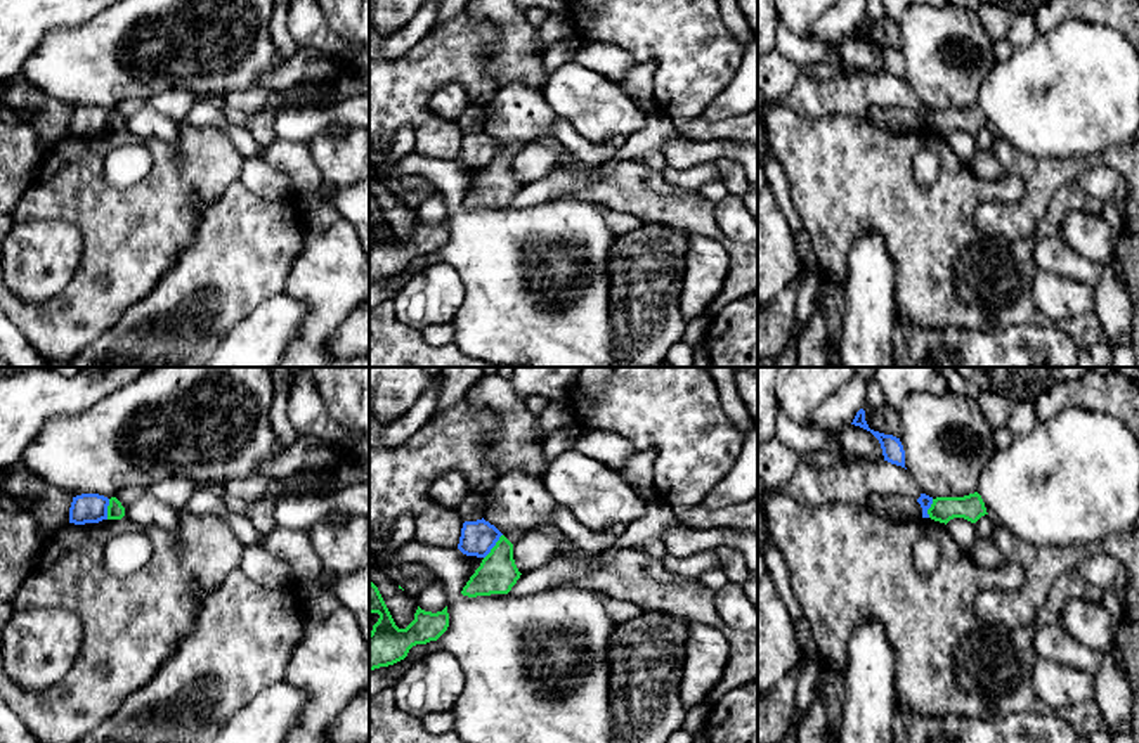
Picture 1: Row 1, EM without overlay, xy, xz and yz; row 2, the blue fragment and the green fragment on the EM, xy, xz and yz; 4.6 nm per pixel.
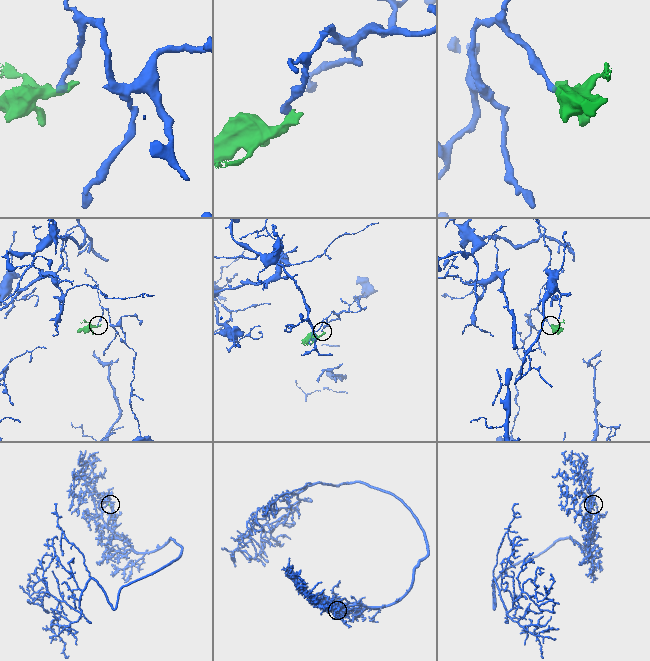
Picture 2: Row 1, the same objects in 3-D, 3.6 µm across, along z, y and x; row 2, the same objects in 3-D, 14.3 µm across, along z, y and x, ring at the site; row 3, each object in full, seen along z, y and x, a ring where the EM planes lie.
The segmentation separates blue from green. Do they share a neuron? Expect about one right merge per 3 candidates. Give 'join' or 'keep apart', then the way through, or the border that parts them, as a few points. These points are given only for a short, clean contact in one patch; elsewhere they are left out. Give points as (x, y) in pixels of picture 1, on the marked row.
keep apart; border along xz (501, 534), (484, 558)

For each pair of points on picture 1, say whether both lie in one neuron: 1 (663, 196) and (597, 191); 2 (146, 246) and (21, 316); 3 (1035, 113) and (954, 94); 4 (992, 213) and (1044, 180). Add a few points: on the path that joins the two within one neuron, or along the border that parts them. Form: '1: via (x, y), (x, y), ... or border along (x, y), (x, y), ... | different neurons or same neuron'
1: via (647, 194), (642, 191), (612, 191) | same neuron
2: via (115, 272), (71, 316), (52, 316) | same neuron
3: border along (995, 63), (980, 85), (976, 103) | different neurons
4: via (1006, 213), (1015, 213), (1034, 194) | same neuron

